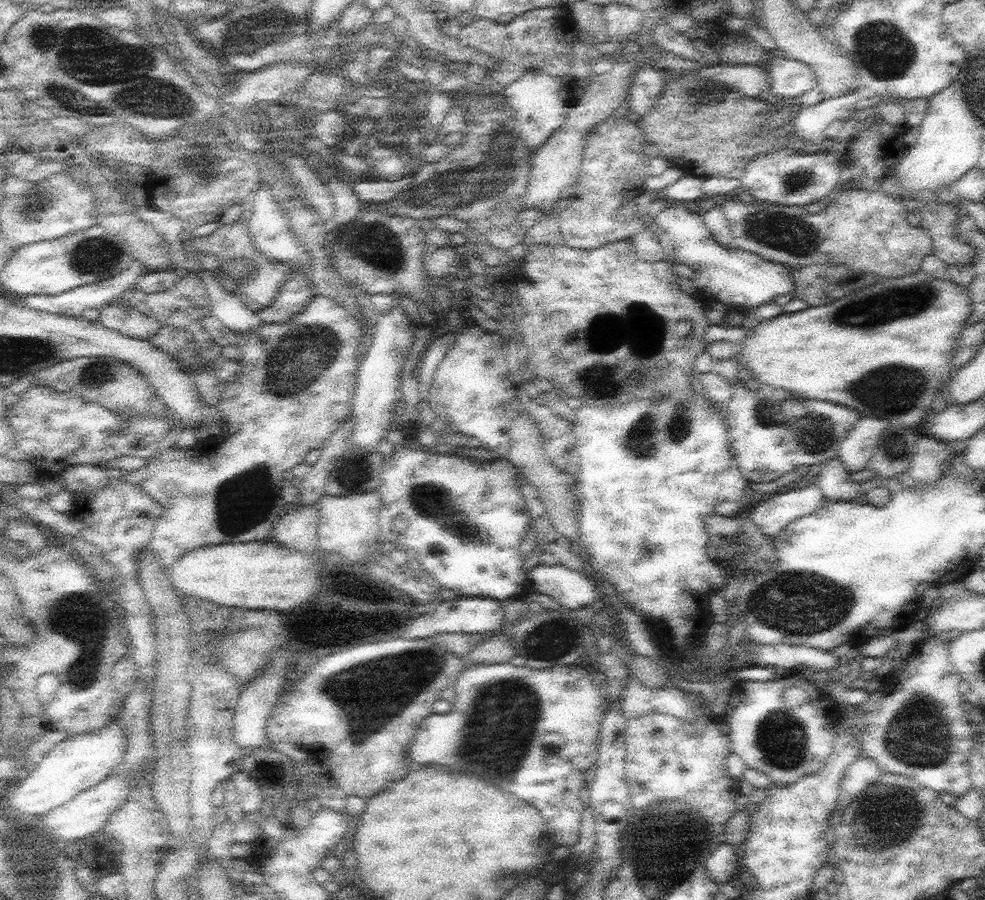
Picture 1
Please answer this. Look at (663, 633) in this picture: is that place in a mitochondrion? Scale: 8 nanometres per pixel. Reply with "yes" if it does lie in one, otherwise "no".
no

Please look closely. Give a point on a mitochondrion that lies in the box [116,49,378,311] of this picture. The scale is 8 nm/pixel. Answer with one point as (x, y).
(202, 170)

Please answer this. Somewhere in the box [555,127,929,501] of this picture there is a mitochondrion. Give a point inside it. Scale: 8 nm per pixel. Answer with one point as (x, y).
(795, 237)

